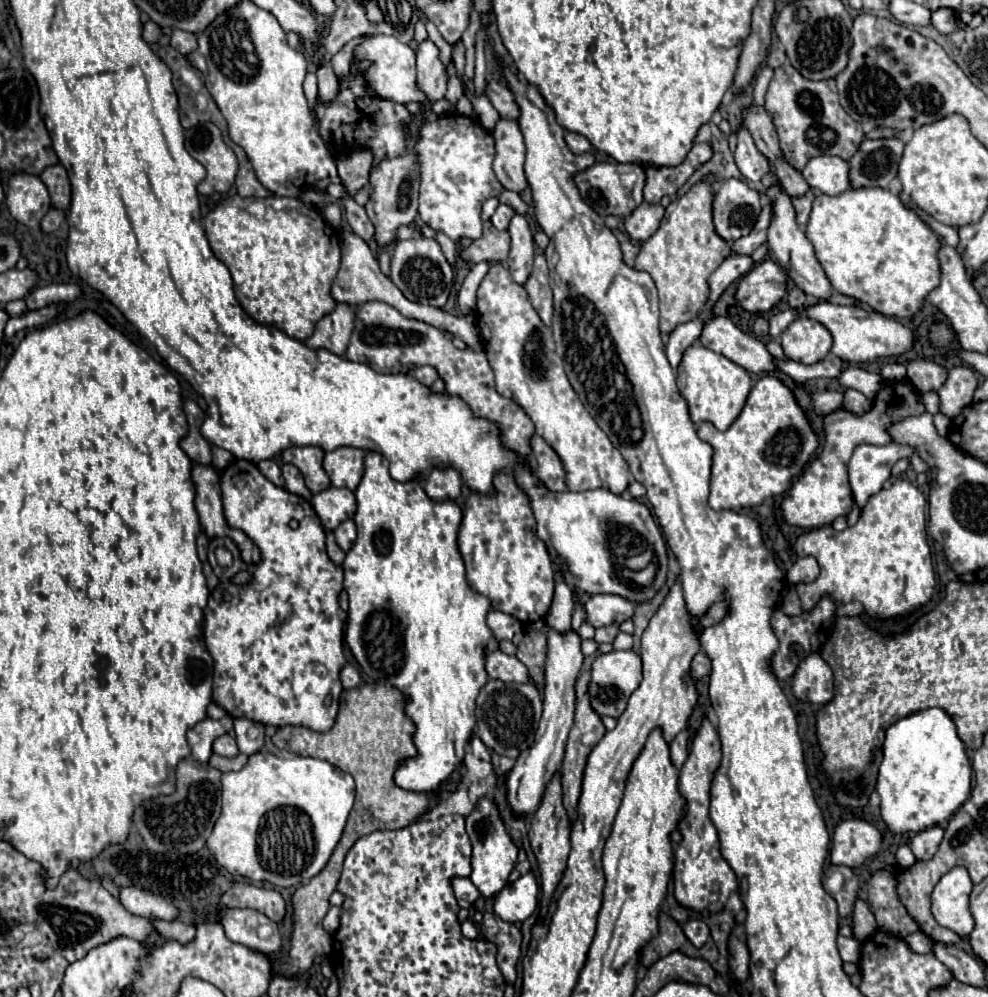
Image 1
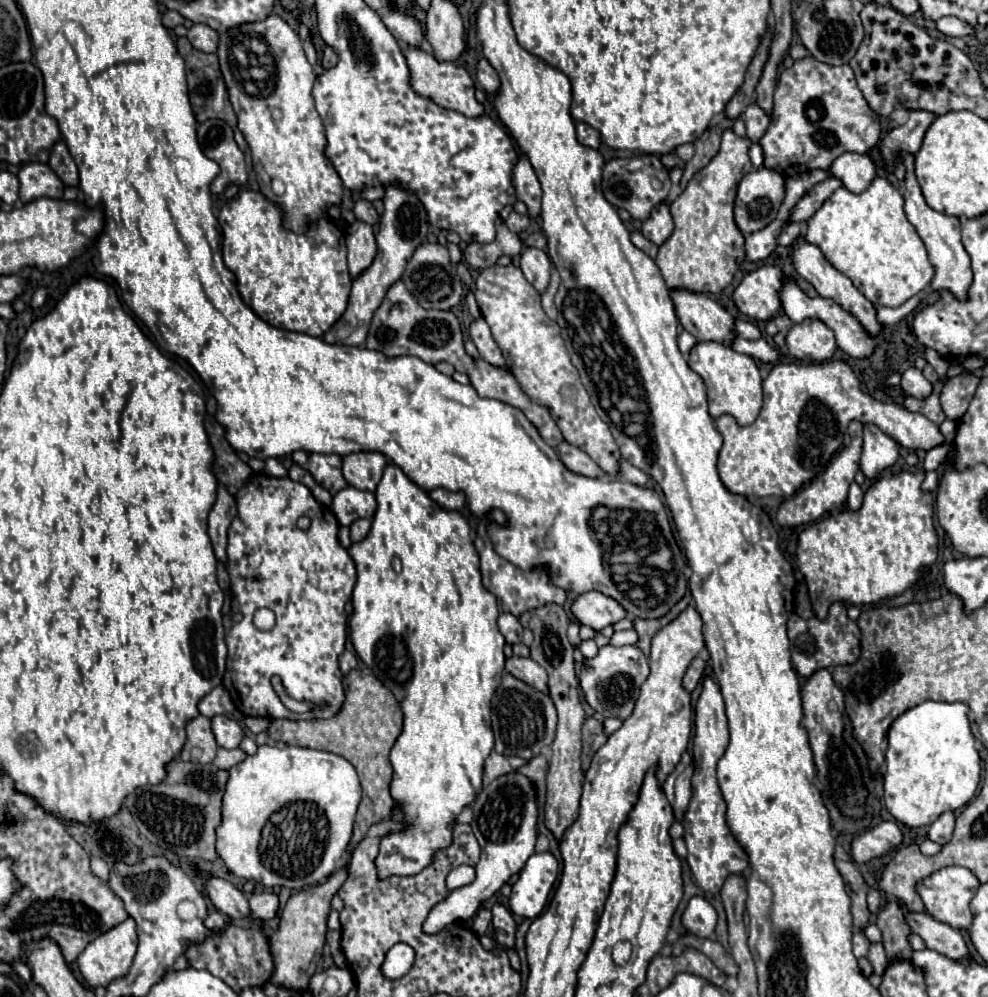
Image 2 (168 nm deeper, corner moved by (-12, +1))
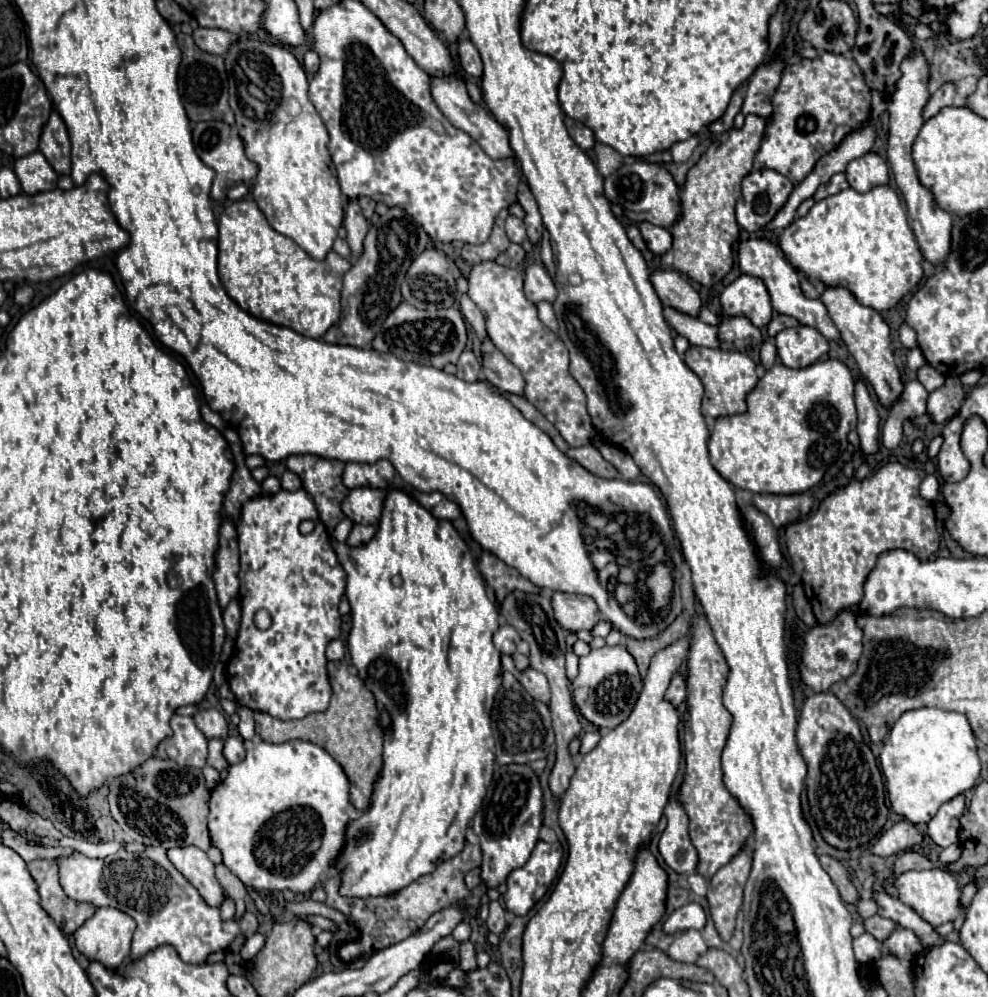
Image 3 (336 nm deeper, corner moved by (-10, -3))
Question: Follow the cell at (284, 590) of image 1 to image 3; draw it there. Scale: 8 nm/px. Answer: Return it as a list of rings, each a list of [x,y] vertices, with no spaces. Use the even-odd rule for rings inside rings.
[[[280,489],[278,495],[256,495],[242,505],[240,519],[236,521],[238,531],[238,549],[240,549],[240,603],[242,619],[240,631],[236,637],[236,647],[232,659],[226,667],[228,685],[238,701],[238,705],[252,711],[268,713],[280,721],[302,719],[310,713],[322,713],[328,709],[332,699],[332,687],[328,681],[328,659],[326,647],[330,641],[340,639],[340,613],[338,605],[346,591],[346,571],[338,563],[338,557],[332,549],[330,535],[322,521],[318,519],[316,503],[306,489],[286,491]],[[310,519],[316,523],[314,531],[302,535],[298,531],[300,521]],[[266,609],[272,615],[272,627],[260,631],[254,627],[254,613]]]

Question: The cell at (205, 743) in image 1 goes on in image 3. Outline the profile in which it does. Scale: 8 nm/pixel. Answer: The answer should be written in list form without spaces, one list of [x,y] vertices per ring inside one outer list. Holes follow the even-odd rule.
[[[174,715],[170,719],[170,727],[174,735],[158,745],[158,757],[168,757],[182,767],[202,769],[208,757],[208,739],[202,735],[202,731],[198,731],[194,719]]]

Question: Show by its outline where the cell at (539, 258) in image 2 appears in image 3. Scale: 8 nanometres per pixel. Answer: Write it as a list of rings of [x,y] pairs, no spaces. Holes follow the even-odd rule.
[[[532,263],[526,267],[524,291],[532,303],[540,303],[540,301],[552,303],[556,299],[556,287],[554,287],[546,267],[538,265],[538,263]]]

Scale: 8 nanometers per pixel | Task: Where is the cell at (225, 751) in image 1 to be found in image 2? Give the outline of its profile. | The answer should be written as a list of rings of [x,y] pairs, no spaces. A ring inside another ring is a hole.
[[[216,715],[210,719],[212,721],[212,731],[214,731],[214,737],[216,737],[216,743],[224,749],[234,749],[240,745],[240,739],[244,737],[242,733],[242,727],[226,717],[226,715]]]

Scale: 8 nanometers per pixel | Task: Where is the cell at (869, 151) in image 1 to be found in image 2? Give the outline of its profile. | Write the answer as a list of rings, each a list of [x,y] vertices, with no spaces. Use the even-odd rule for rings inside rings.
[[[924,109],[910,111],[908,123],[886,135],[886,139],[882,141],[882,157],[886,159],[888,169],[892,169],[894,157],[898,157],[902,153],[916,153],[920,149],[924,133],[930,127],[930,123],[934,121],[934,117],[936,115],[932,111],[924,111]]]

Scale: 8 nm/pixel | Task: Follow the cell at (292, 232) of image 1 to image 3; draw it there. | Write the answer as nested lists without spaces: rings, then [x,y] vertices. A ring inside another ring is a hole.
[[[244,197],[226,207],[220,221],[218,237],[218,275],[226,293],[250,315],[298,331],[300,335],[320,339],[338,319],[340,319],[340,293],[342,279],[352,267],[348,259],[340,257],[336,251],[330,251],[324,259],[312,259],[302,247],[298,247],[290,237],[280,235],[270,227],[264,213],[258,209],[252,197]]]

